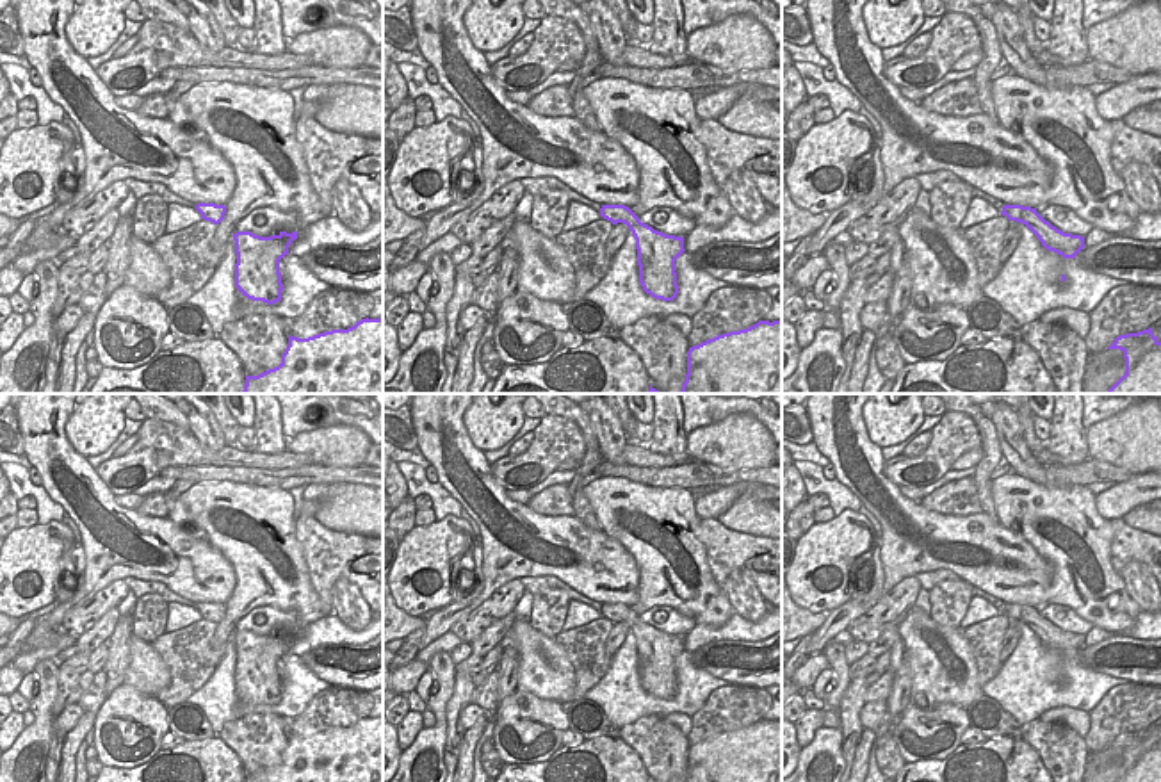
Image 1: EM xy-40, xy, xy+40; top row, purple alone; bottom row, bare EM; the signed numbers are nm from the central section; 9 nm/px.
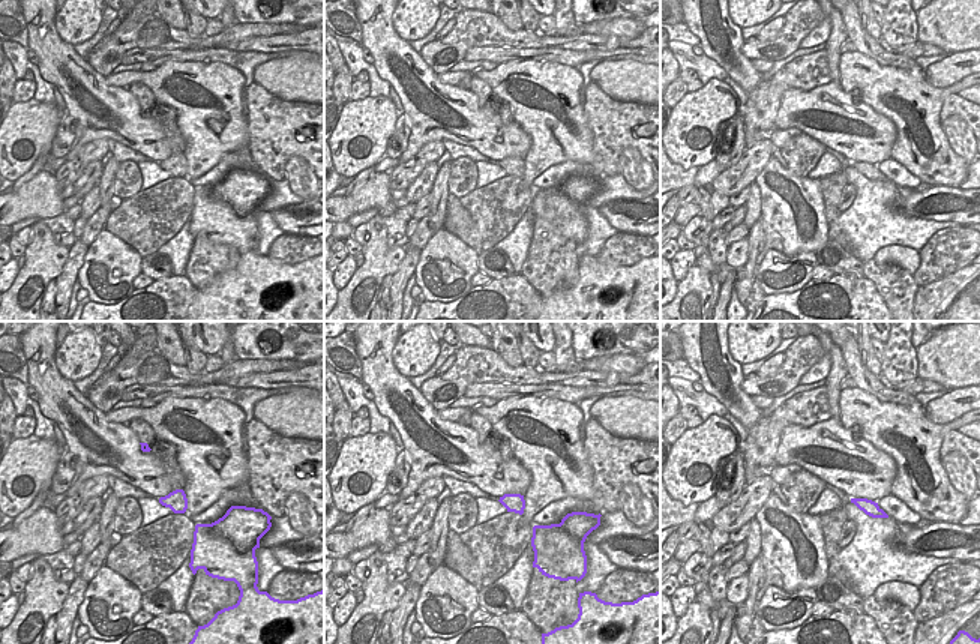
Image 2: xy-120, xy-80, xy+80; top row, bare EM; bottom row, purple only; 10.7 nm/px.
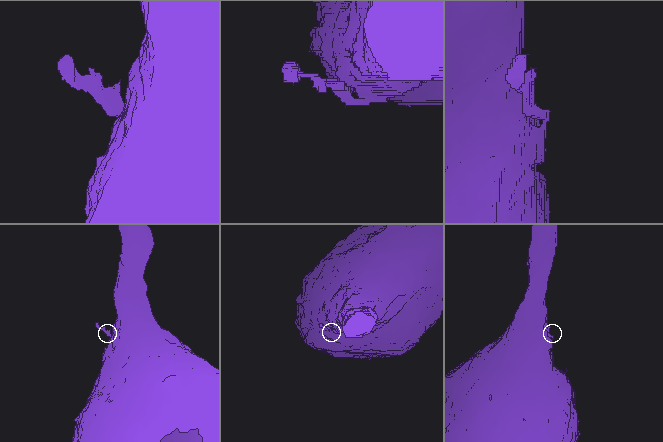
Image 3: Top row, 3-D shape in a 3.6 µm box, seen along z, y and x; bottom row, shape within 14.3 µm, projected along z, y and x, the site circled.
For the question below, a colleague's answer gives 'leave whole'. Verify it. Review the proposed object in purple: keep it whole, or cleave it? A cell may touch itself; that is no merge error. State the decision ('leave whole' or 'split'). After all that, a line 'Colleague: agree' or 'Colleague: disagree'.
split
Colleague: disagree

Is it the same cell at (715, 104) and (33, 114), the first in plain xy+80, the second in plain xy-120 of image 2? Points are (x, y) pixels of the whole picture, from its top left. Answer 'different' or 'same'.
same

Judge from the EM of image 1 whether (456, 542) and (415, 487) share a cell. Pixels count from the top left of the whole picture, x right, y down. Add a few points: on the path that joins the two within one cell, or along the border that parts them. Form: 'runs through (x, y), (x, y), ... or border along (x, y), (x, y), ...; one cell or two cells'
border along (460, 515), (446, 515), (435, 521); two cells

